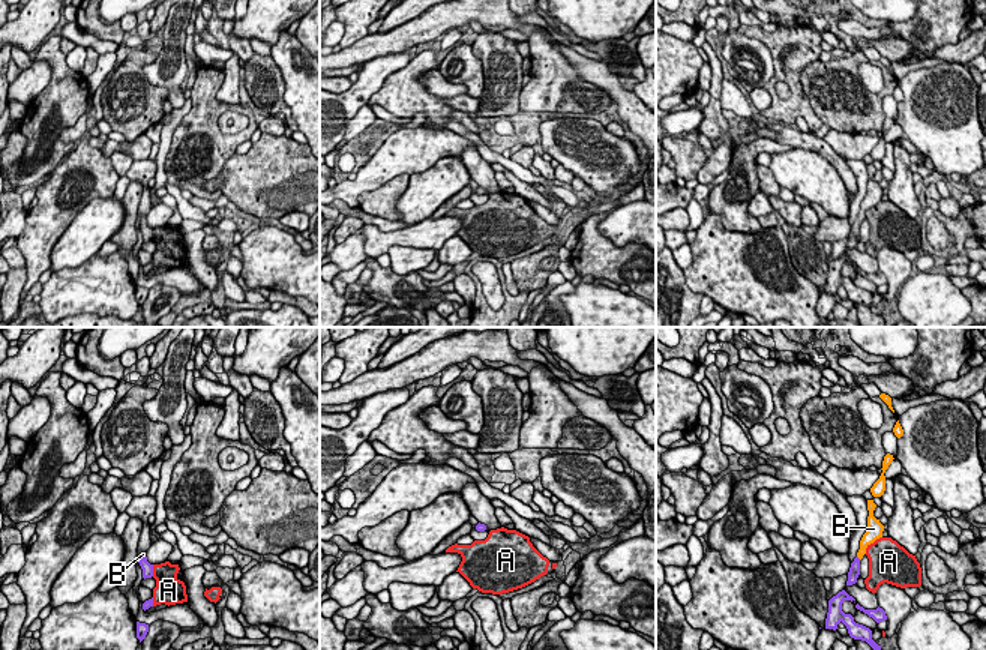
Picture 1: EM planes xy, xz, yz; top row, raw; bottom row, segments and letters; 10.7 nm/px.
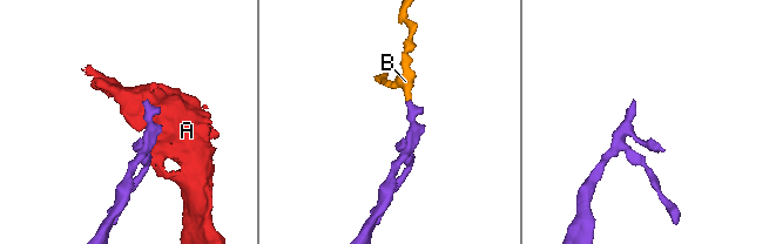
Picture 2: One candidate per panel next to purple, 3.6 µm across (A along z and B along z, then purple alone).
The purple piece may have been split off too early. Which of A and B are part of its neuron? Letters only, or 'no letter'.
B

